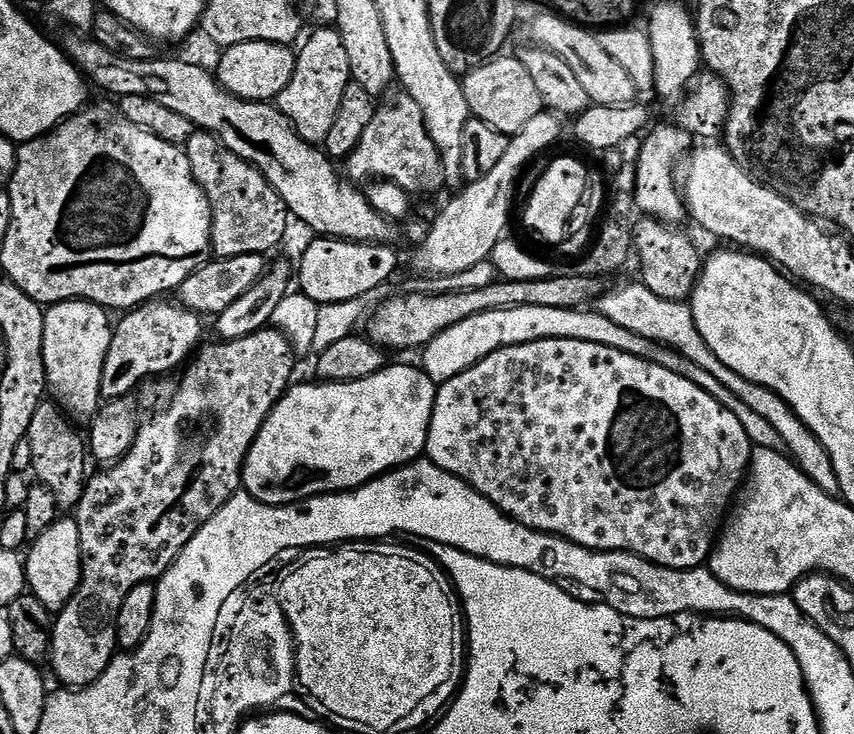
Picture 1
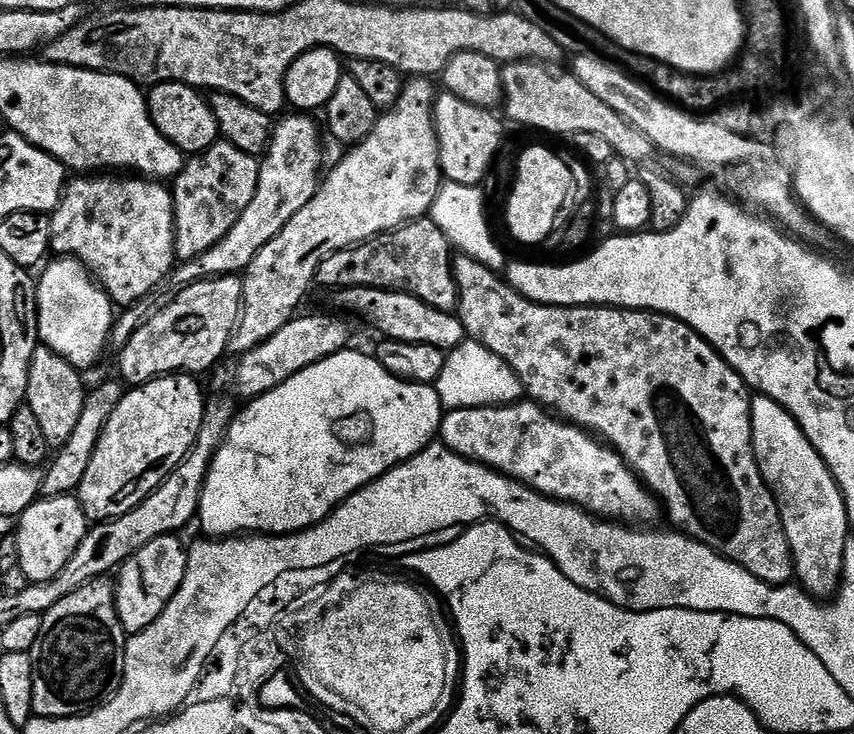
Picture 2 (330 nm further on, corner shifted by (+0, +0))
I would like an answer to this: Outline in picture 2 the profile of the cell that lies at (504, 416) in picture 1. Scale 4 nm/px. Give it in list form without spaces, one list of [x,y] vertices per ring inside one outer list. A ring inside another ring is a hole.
[[[521,398],[515,404],[491,404],[485,408],[454,408],[444,413],[440,421],[439,439],[454,454],[486,468],[493,468],[503,476],[509,476],[519,484],[541,492],[552,500],[573,504],[584,512],[609,522],[625,526],[652,526],[662,516],[662,505],[644,483],[633,474],[628,463],[611,446],[605,446],[593,433],[570,424],[536,403]]]

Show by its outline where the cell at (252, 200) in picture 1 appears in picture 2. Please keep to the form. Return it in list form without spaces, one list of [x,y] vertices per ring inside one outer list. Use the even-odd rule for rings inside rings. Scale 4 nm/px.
[[[217,142],[204,152],[198,152],[189,155],[184,161],[184,169],[174,177],[174,185],[171,189],[172,205],[176,211],[176,258],[177,261],[197,260],[202,254],[206,254],[206,250],[210,250],[210,246],[214,246],[218,242],[222,242],[222,238],[226,238],[226,234],[230,234],[230,226],[234,226],[234,222],[238,222],[238,218],[242,218],[242,214],[246,210],[246,206],[250,206],[250,202],[254,199],[254,190],[258,190],[258,174],[260,173],[260,160],[255,156],[246,154],[242,150],[238,150],[238,146],[227,142]]]

